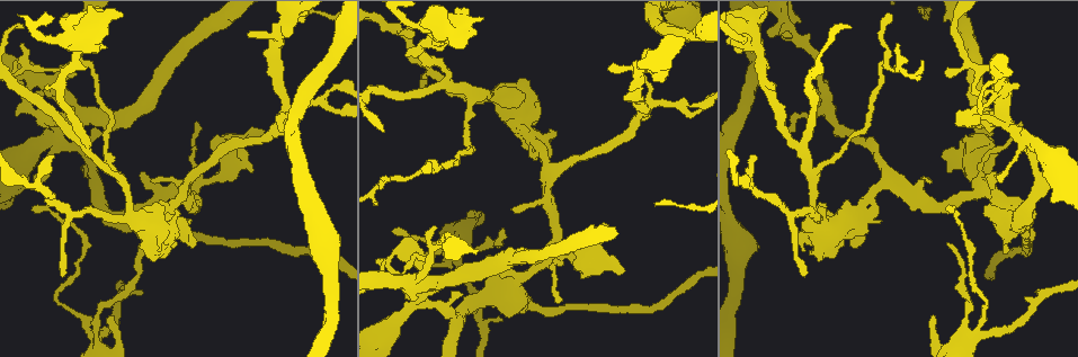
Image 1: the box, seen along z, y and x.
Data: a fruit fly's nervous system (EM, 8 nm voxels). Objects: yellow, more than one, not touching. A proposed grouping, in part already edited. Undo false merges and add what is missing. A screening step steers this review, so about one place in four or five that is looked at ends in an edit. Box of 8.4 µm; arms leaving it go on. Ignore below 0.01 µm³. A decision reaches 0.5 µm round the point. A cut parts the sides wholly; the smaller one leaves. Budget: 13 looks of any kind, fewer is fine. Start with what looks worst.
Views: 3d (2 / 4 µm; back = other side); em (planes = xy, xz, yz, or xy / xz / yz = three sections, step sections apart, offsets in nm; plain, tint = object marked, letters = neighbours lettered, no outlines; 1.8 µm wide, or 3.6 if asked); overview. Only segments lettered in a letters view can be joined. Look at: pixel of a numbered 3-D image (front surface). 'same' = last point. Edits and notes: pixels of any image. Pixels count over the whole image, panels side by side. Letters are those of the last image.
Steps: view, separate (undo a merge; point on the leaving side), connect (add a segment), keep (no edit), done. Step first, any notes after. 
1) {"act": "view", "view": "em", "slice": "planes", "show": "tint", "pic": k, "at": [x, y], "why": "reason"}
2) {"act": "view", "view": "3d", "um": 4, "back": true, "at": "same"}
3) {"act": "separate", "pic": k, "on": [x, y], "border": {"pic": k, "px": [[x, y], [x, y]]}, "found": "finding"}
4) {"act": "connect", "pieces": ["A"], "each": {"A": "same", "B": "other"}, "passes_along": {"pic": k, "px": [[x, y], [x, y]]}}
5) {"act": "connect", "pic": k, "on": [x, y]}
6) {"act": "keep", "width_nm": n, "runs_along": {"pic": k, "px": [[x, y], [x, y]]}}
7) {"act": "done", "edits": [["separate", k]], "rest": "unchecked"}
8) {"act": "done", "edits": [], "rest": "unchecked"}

{"act": "view", "view": "em", "slice": "xz", "step": 16, "show": "tint", "pic": 1, "at": [1023, 142], "why": "arms run side by side"}

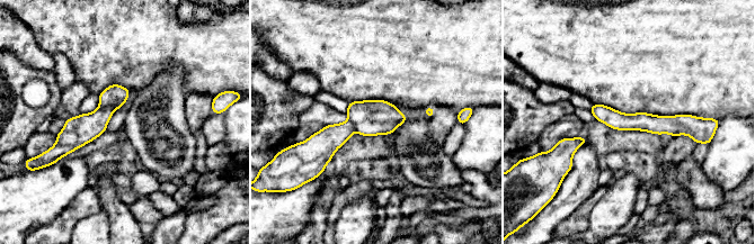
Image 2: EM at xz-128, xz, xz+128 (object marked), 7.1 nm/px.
{"act": "view", "view": "em", "slice": "xz", "step": 16, "show": "letters", "at": "same"}

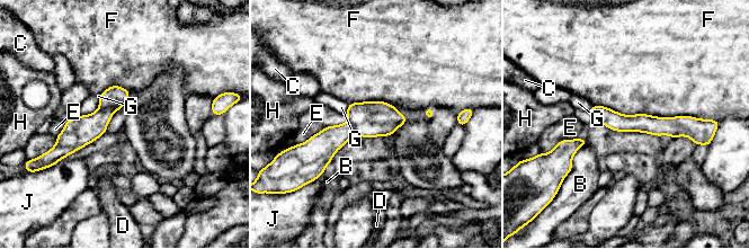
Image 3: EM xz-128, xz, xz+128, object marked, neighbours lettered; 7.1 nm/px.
{"act": "separate", "pic": 3, "on": [81, 131], "each": {"B": "other", "C": "other", "D": "other", "E": "other", "F": "other", "G": "other", "H": "other", "J": "other"}, "border": {"pic": 3, "px": [[98, 108], [113, 108], [115, 110]]}, "found": "a second neuron is stuck on"}

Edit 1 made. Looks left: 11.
{"act": "view", "view": "em", "um": 3.6, "slice": "xz", "step": 4, "show": "tint", "pic": 1, "at": [496, 94], "why": "three arms meet"}

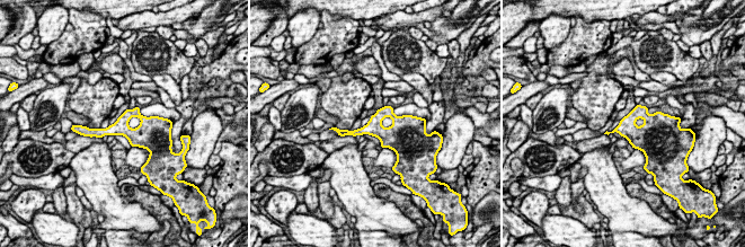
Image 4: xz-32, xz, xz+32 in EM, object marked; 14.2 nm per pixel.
{"act": "view", "view": "em", "um": 3.6, "slice": "xy", "step": 16, "show": "letters", "at": "same"}

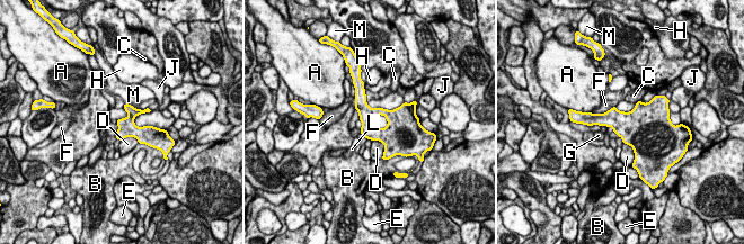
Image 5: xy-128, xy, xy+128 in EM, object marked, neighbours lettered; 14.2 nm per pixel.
{"act": "keep", "longest_contact_nm": ["F", 380], "each": {"A": "other", "B": "other", "C": "other", "D": "other", "E": "other", "F": "other", "G": "other", "H": "other", "J": "other", "L": "other", "M": "other"}, "border": {"pic": 5, "px": [[116, 123], [117, 130], [114, 135]]}, "found": "continuous, no second neuron"}

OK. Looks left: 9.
{"act": "view", "view": "em", "slice": "planes", "show": "letters", "pic": 1, "at": [1037, 293], "why": "tapers out"}

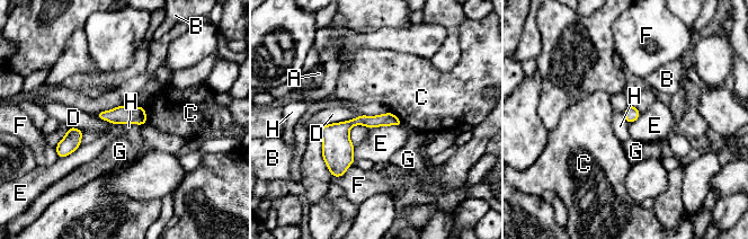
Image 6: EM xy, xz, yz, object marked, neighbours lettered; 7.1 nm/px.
{"act": "keep", "each": {"A": "other", "B": "other", "C": "other", "D": "other", "E": "other", "F": "other", "G": "other", "H": "other"}, "found": "none of them fits"}

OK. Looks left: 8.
{"act": "view", "view": "em", "slice": "xz", "step": 8, "show": "letters", "pic": 1, "at": [469, 214], "why": "thin end"}

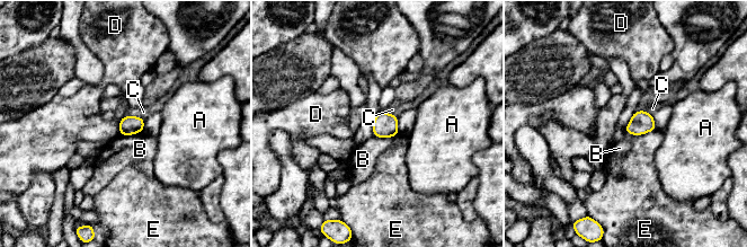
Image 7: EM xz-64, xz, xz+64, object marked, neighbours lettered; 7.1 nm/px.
{"act": "keep", "each": {"A": "other", "B": "other", "C": "other", "D": "other", "E": "other"}, "found": "no lettered segment goes on from it"}

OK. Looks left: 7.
{"act": "view", "view": "3d", "um": 4, "back": true, "pic": 1, "at": [399, 31], "why": "a fork"}

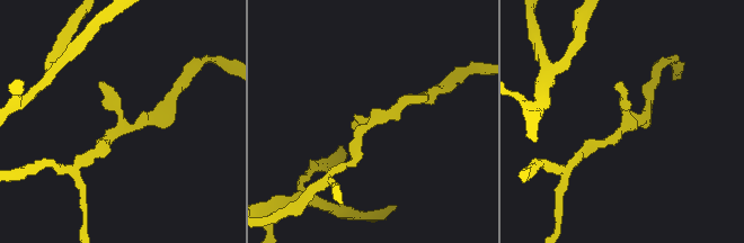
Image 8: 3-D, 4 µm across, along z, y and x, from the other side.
{"act": "view", "view": "em", "slice": "xy", "step": 4, "show": "plain", "pic": 8, "at": [122, 125]}

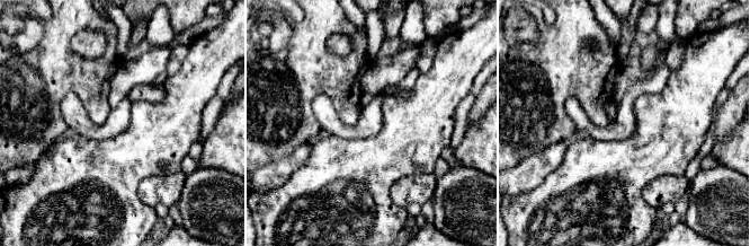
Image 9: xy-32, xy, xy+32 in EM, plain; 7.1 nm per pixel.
{"act": "view", "view": "em", "slice": "xy", "step": 4, "show": "letters", "at": "same"}

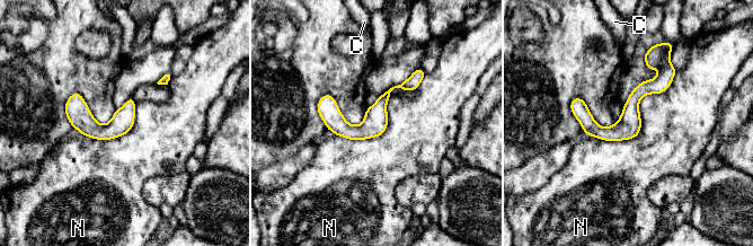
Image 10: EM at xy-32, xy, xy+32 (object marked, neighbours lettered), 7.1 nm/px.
{"act": "keep", "longest_contact_nm": ["N", 800], "each": {"C": "other", "N": "other"}, "found": "continuous, no second neuron"}

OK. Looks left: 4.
{"act": "done", "edits": [["separate", 3]], "rest": "unchecked"}

